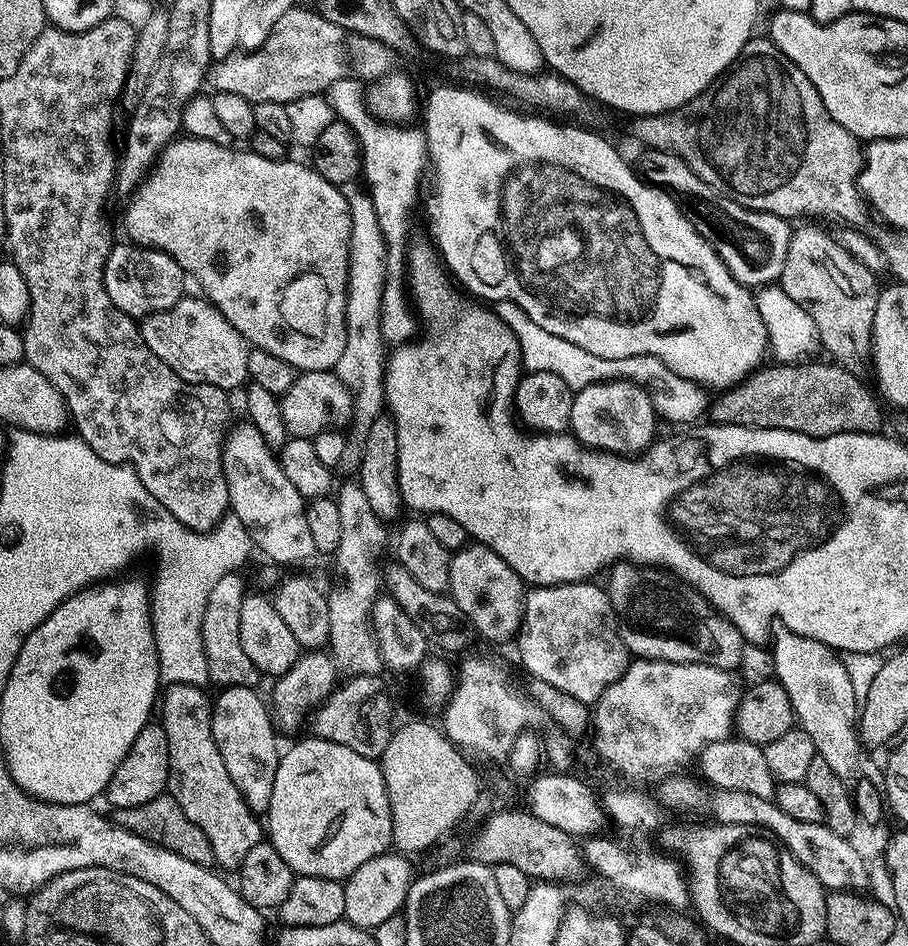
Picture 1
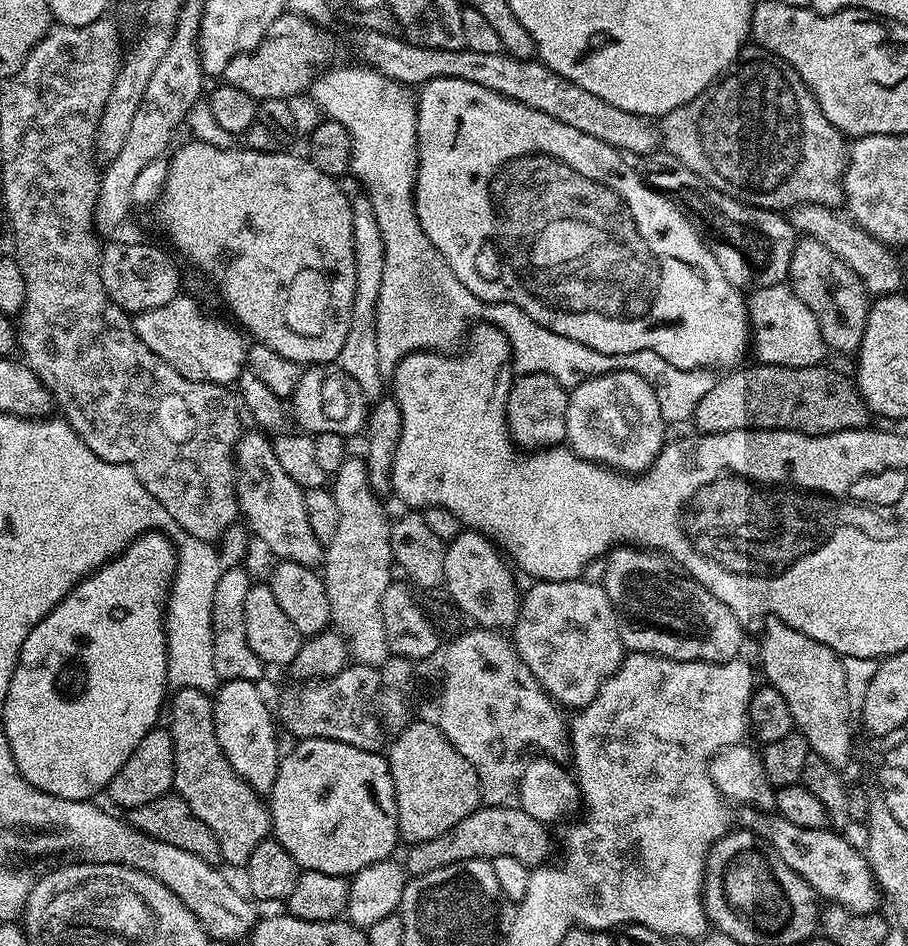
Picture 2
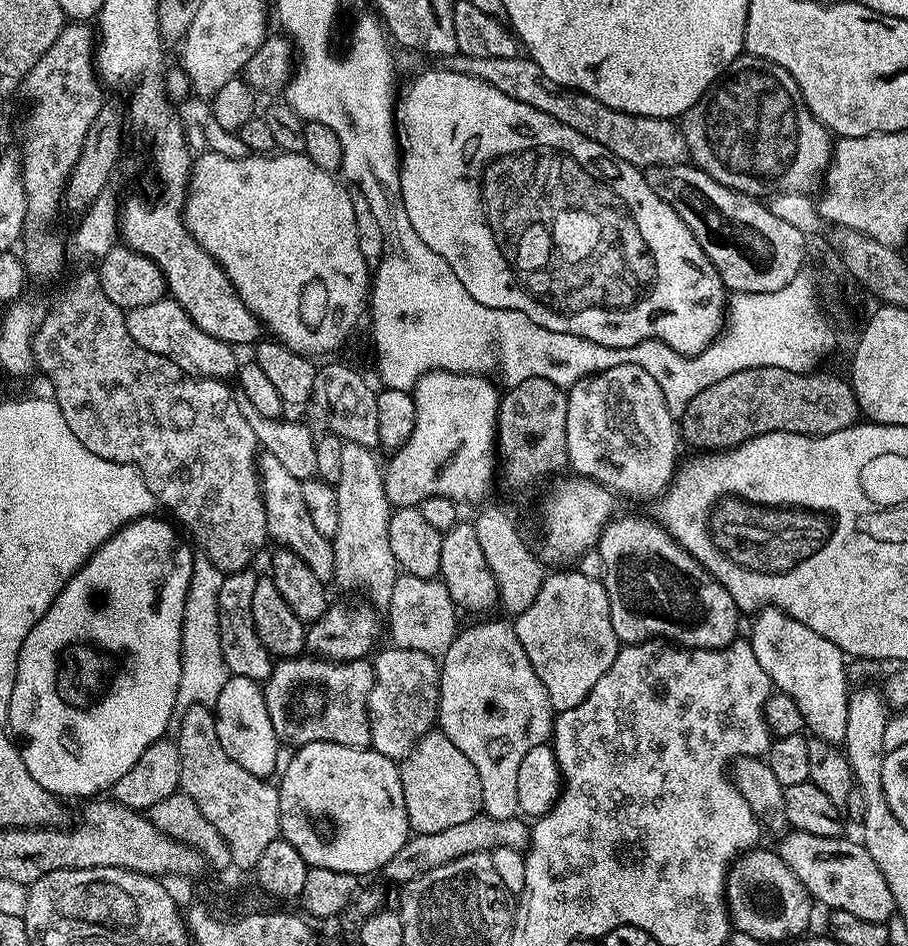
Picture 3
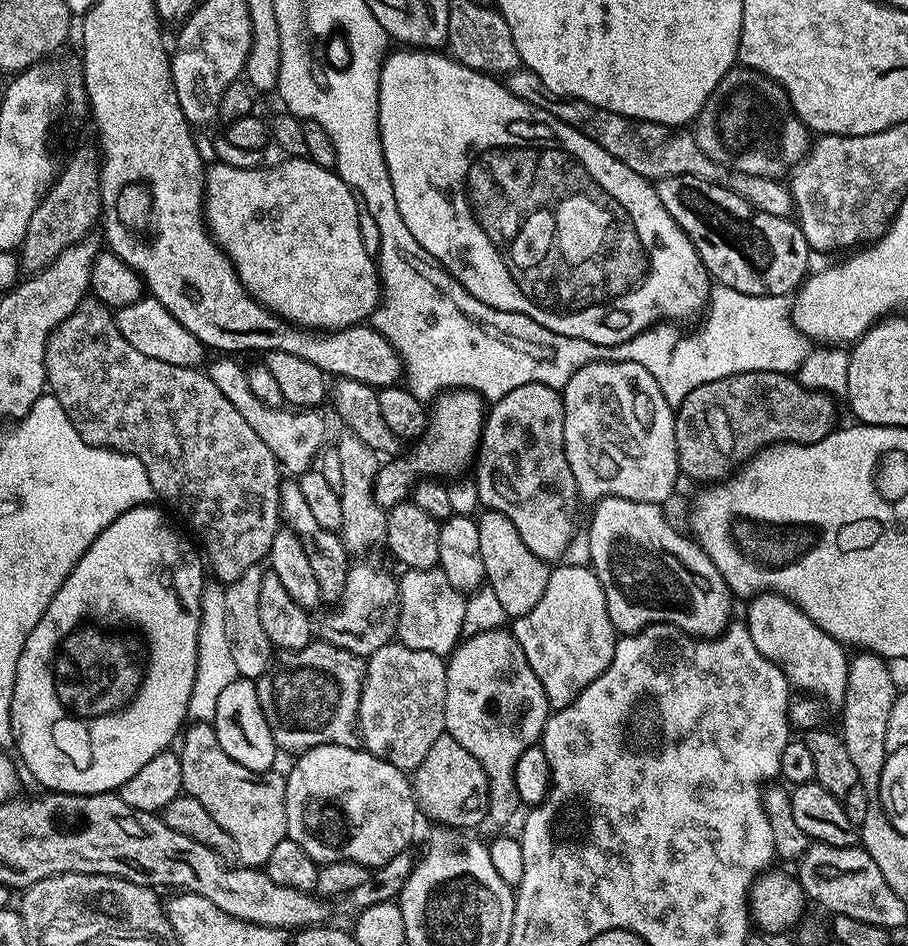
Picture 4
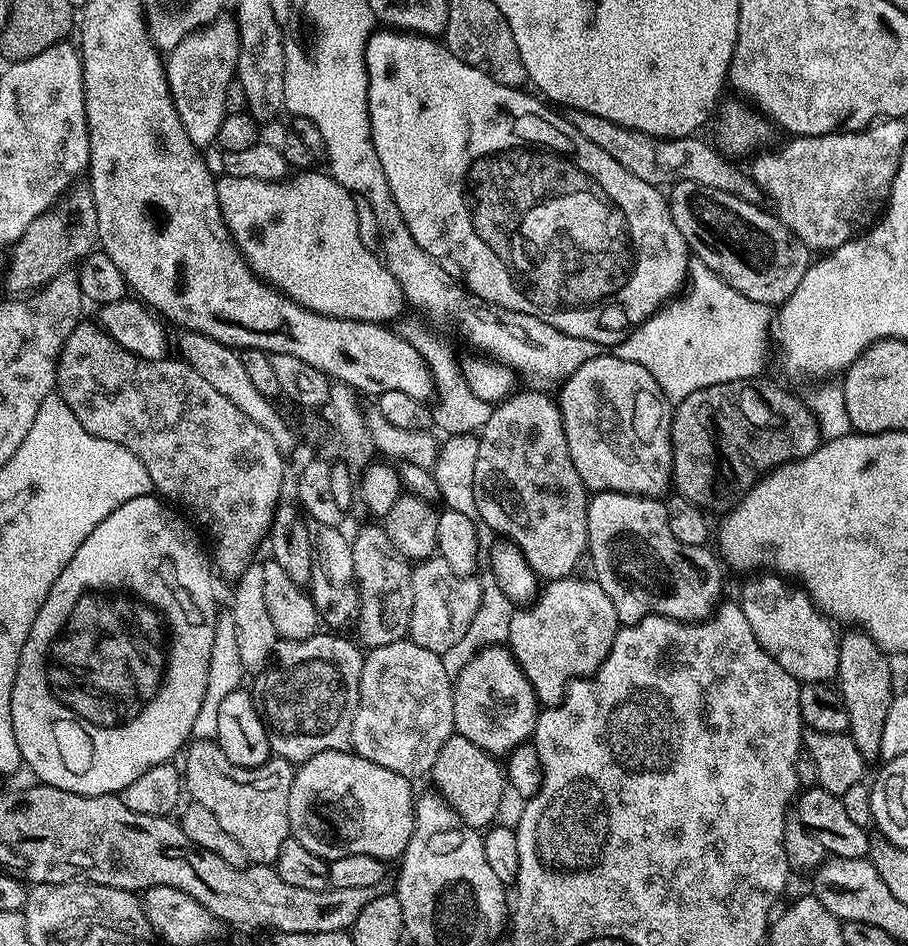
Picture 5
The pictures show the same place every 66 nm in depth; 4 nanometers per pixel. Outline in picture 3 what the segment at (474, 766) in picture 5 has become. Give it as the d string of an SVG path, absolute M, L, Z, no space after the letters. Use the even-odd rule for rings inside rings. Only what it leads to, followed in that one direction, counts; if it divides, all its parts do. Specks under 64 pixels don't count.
M441 730L425 733L403 758L399 770L408 826L413 833L434 834L482 812L481 783L474 763Z

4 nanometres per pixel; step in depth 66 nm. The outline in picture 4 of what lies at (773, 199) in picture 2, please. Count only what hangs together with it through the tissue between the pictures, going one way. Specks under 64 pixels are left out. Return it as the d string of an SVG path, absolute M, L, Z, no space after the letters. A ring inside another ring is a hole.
M734 66L718 82L695 118L694 135L711 160L755 176L783 177L810 151L810 129L792 111L787 92L770 77L743 66Z

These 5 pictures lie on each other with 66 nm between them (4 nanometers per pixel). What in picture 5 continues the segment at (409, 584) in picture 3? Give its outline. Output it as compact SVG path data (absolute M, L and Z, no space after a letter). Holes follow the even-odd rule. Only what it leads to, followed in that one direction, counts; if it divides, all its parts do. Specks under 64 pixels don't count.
M439 554L419 561L411 574L411 616L408 638L438 655L462 639L481 602L482 588L477 577L454 574Z

